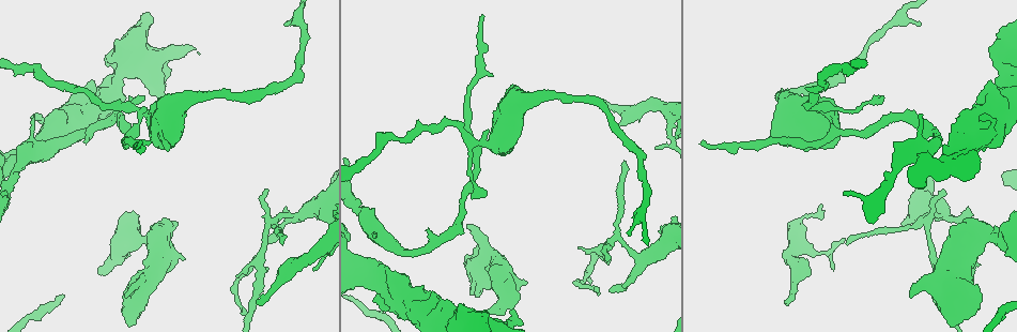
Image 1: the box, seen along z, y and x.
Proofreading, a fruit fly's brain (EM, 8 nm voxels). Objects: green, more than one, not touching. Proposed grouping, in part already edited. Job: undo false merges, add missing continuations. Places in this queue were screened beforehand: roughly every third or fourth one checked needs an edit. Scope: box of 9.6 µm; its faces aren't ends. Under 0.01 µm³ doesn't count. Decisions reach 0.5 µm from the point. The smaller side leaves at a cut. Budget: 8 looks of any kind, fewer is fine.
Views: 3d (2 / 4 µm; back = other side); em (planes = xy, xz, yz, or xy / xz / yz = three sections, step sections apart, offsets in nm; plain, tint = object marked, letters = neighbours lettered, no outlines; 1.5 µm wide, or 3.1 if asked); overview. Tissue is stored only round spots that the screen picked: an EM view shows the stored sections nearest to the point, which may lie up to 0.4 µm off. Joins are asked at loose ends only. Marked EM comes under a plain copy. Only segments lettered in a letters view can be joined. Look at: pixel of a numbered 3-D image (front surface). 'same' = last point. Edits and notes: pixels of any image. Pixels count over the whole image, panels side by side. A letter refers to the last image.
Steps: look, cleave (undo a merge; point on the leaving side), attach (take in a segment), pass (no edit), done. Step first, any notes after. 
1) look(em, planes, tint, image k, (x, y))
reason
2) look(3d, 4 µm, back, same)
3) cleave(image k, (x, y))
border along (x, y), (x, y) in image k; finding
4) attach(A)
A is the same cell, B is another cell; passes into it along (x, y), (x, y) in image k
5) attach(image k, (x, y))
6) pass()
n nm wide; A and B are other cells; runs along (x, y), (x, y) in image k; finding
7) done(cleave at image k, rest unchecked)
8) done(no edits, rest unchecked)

look(3d, 2 µm, image 1, (590, 272))
sharp bend

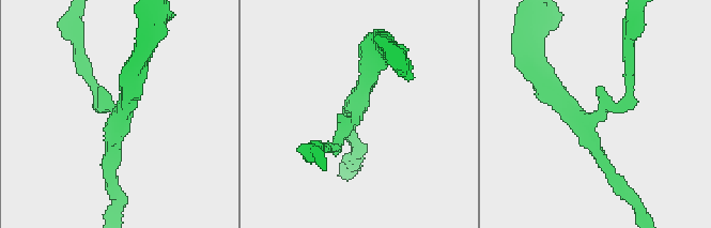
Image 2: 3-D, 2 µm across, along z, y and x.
look(em, xy, step 4, letters, image 2, (114, 122))
need the tissue

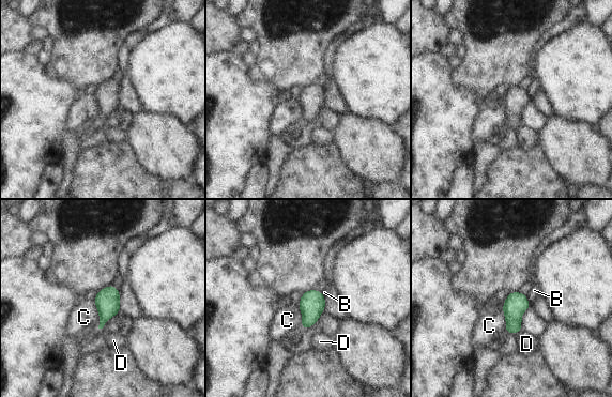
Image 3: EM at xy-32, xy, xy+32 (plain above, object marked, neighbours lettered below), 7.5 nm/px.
pass()
170 nm wide; B, C and D are other cells; border along (92, 301), (98, 316), (98, 327) in image 3; one neuron here

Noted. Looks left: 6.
look(em, xy, step 4, letters, image 1, (941, 312))
thick end

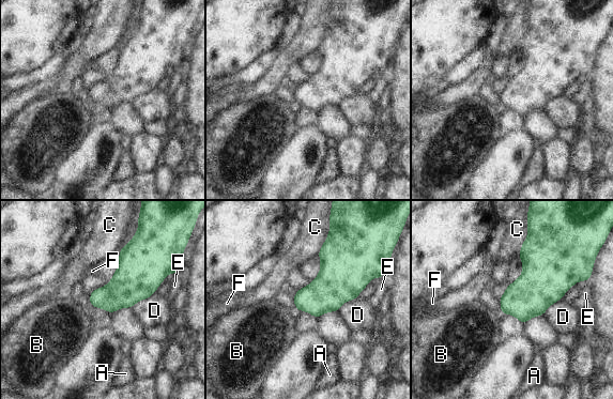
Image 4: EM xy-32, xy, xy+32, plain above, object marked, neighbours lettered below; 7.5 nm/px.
pass()
A, B, C, D, E and F are other cells; border along (153, 293), (138, 301), (131, 308) in image 4; no lettered segment goes on from it

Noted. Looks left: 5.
look(em, planes, letters, image 1, (786, 303))

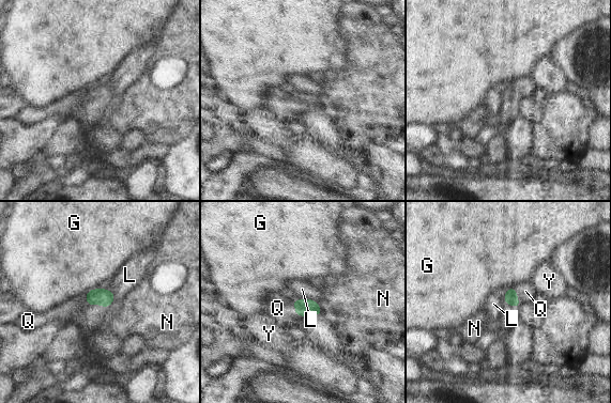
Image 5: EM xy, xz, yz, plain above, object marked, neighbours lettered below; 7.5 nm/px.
attach(Q)
Q is the same cell, G, L, N and Y are other cells; passes into it along (510, 297), (515, 291), (525, 291) in image 5; the neuron continues

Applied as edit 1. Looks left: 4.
done(attach at image 5, rest unchecked)

